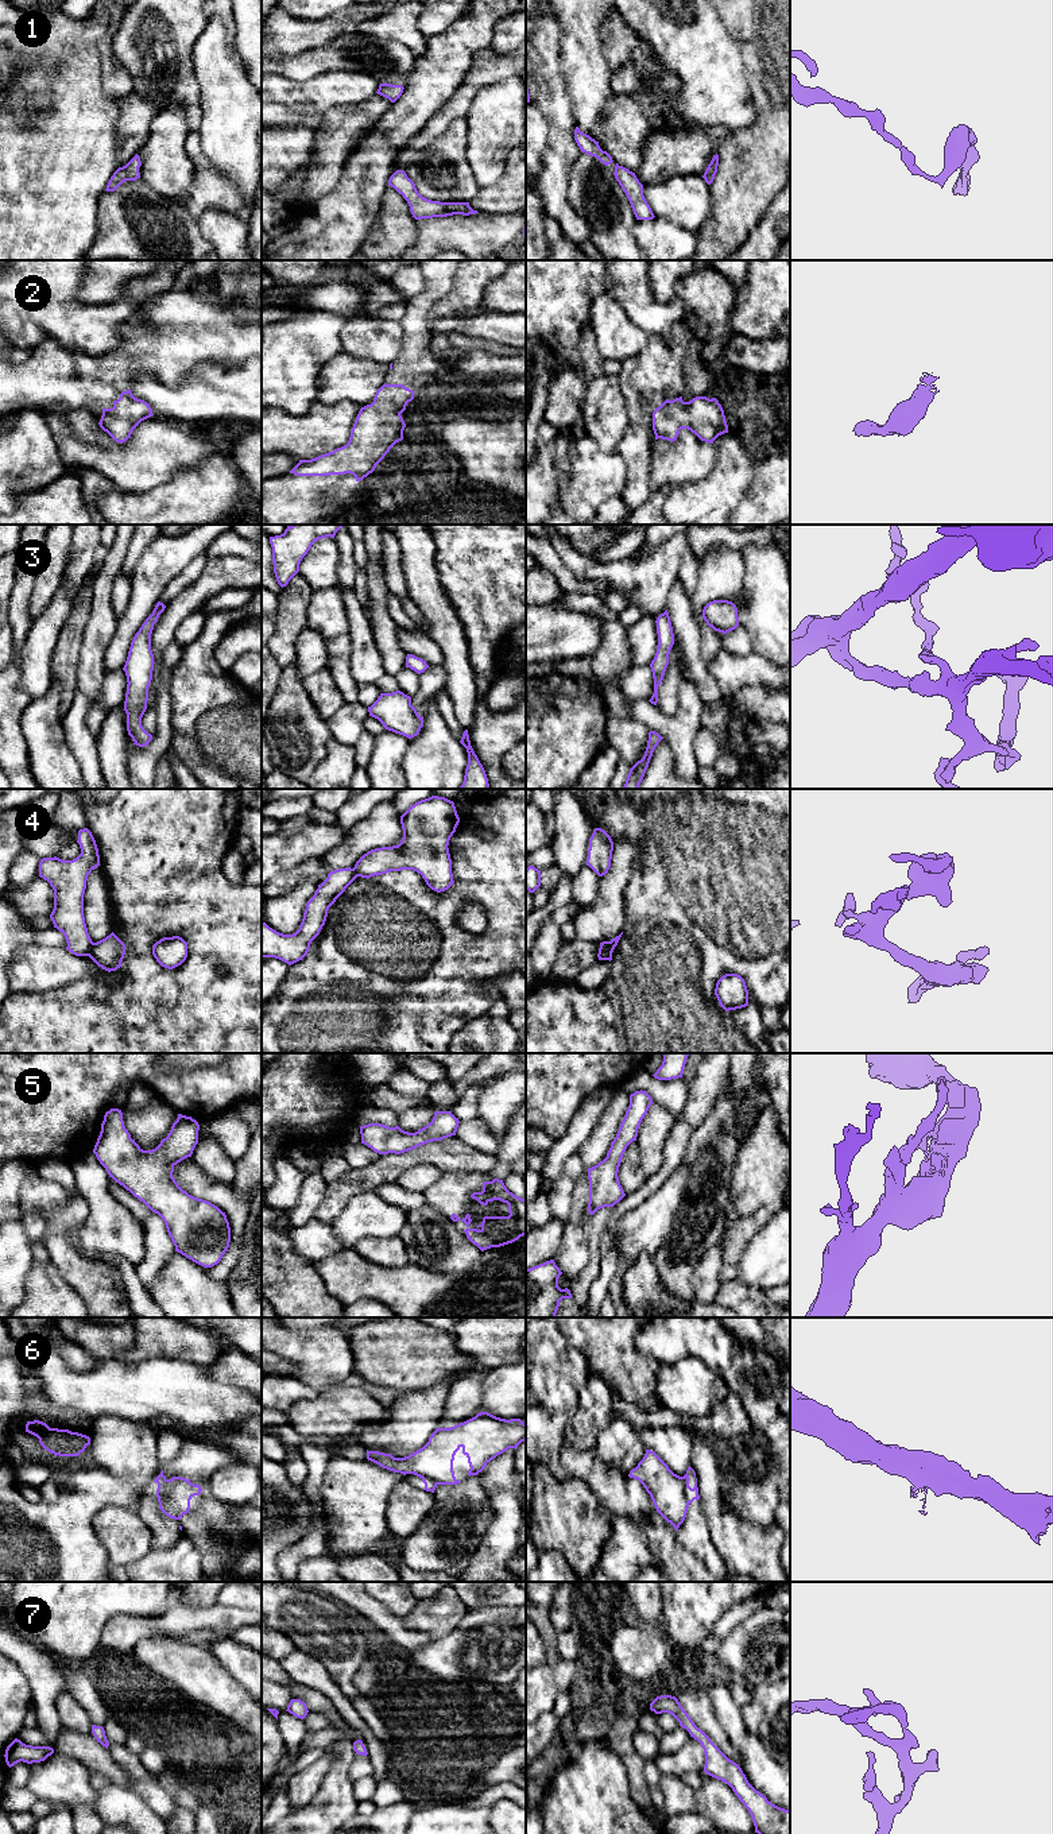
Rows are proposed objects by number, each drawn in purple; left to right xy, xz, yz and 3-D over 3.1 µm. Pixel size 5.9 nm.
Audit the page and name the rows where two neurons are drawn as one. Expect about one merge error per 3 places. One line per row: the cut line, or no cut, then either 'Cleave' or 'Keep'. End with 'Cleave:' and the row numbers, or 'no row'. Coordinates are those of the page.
1: No split. Keep
2: No split. Keep
3: No split. Keep
4: Split along xy (93, 943), (88, 955). Cleave
5: No split. Keep
6: Split along yz (682, 1477), (688, 1504). Cleave
7: No split. Keep
Cleave: 4, 6

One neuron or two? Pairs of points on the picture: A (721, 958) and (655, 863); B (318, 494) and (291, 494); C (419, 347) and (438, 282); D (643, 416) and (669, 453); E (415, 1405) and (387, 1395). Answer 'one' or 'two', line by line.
A: one
B: one
C: one
D: two
E: two

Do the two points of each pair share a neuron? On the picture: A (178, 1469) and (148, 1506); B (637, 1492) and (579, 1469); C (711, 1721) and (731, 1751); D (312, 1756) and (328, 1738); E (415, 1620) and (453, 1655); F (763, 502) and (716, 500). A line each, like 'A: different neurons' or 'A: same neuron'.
A: same neuron
B: same neuron
C: same neuron
D: different neurons
E: different neurons
F: different neurons

